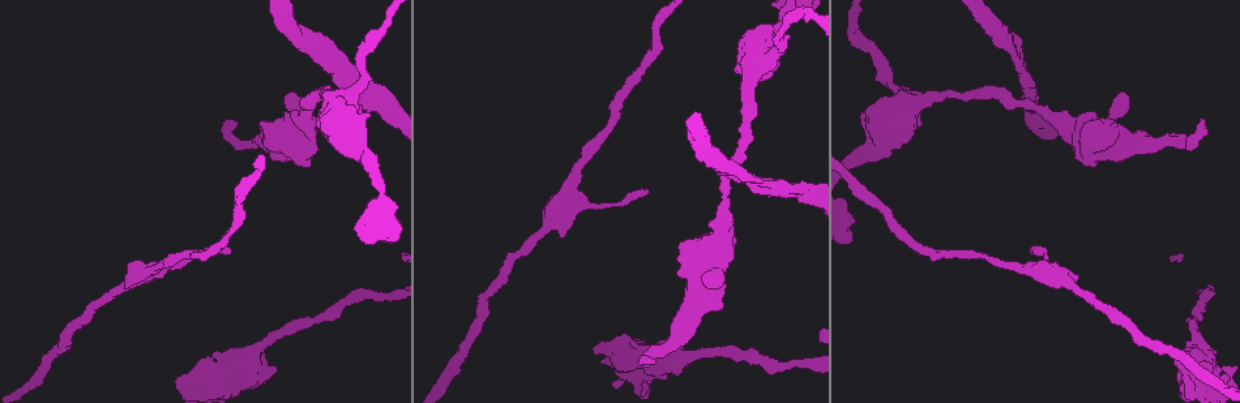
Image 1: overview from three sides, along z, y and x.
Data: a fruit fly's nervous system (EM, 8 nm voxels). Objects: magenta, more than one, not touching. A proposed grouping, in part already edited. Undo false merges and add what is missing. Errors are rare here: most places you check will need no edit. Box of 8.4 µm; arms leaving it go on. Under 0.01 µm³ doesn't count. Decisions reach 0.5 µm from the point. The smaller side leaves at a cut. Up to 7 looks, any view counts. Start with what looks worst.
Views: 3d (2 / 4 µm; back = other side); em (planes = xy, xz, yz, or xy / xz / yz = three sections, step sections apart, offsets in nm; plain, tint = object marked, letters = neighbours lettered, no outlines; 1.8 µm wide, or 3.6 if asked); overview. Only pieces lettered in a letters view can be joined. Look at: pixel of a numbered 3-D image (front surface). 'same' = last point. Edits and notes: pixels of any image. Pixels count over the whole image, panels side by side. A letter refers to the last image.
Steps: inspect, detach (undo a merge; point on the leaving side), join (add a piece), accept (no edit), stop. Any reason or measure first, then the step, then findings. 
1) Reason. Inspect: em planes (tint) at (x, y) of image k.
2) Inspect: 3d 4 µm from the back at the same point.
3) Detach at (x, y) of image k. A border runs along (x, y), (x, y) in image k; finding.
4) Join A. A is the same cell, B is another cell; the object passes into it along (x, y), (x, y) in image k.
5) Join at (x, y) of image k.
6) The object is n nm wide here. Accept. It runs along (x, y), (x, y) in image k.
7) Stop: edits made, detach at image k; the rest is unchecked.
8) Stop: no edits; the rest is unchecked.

Calibre changes. Inspect: 3d 2 µm at (557, 202) of image 1.

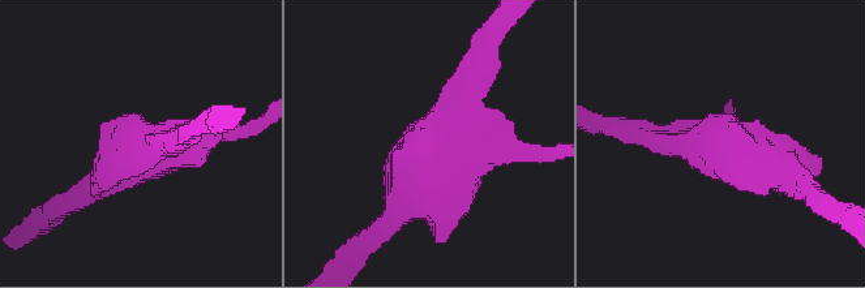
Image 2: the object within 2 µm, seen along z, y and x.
3 arms meet here. Inspect: em xz step 8 (tint) at (141, 147) of image 2.

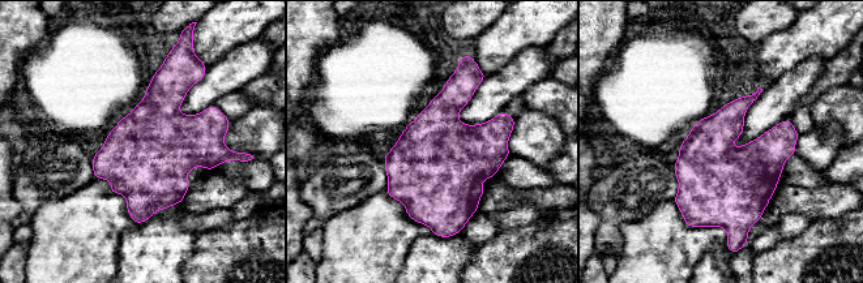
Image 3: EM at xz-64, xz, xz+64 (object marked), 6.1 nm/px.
Cut it another way. Inspect: em planes (letters) at the same point.

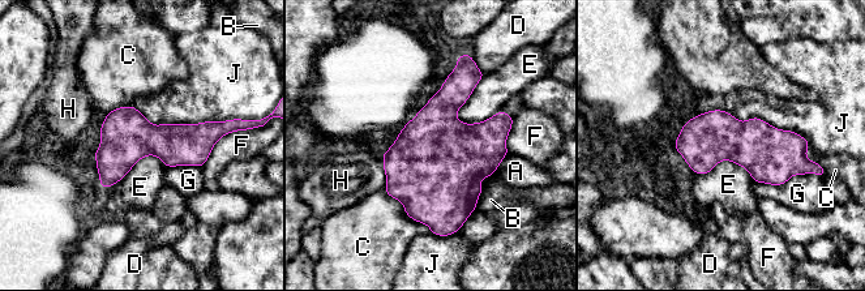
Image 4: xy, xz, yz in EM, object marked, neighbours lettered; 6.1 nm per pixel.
The longest contact is with J, 800 nm. Accept. A, B, C, D, E, F, G, H and J are other cells; one cell here.

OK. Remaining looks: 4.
Long arm stops here. Inspect: 3d 4 µm from the back at (1201, 119) of image 1.

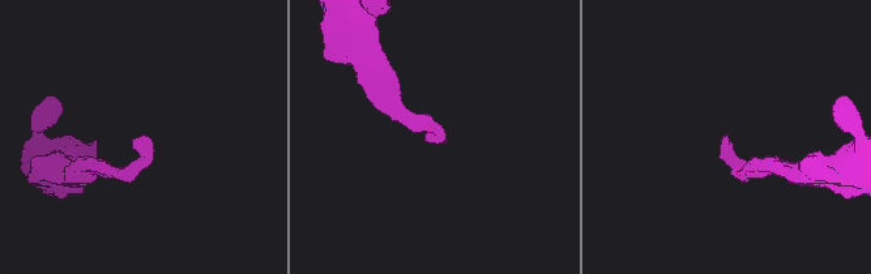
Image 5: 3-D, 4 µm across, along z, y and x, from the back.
Inspect: em xy step 4 (letters) at (724, 139) of image 5.

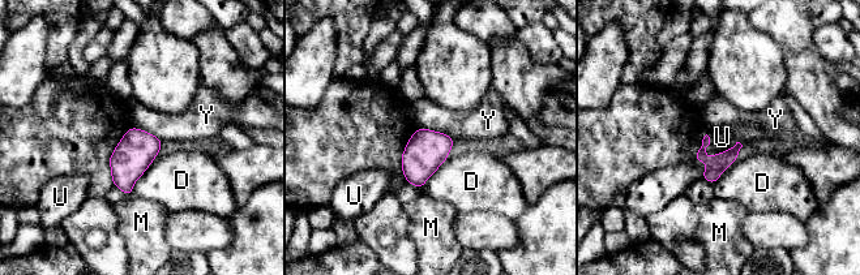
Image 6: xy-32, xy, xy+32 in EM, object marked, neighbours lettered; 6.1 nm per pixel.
Inspect: em planes (letters) at the same point.

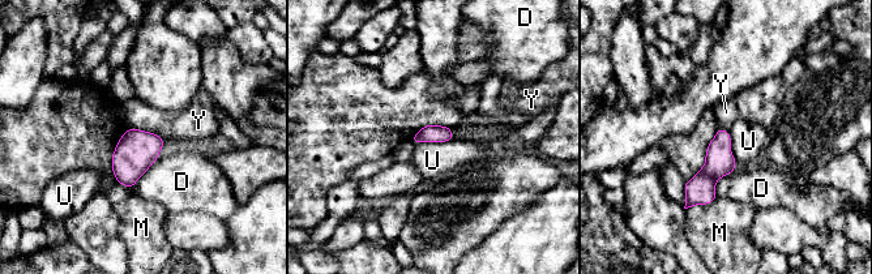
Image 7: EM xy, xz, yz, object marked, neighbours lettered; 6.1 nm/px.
The longest contact is with Y, 240 nm. Accept. D, M, U and Y are other cells; it runs along (722, 132), (718, 163), (688, 204) in image 7; none of them fits.

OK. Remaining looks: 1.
Stop: no edits; the rest is unchecked.

